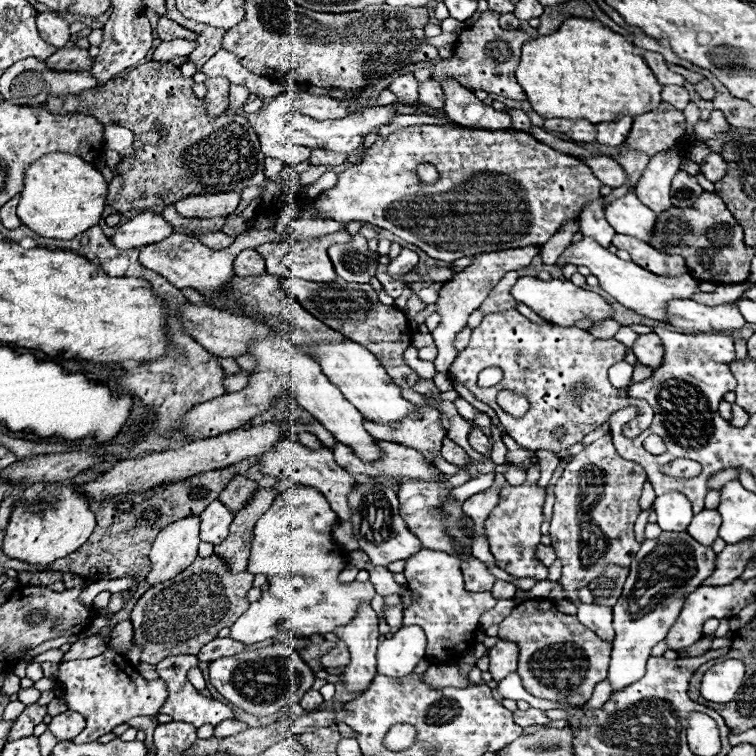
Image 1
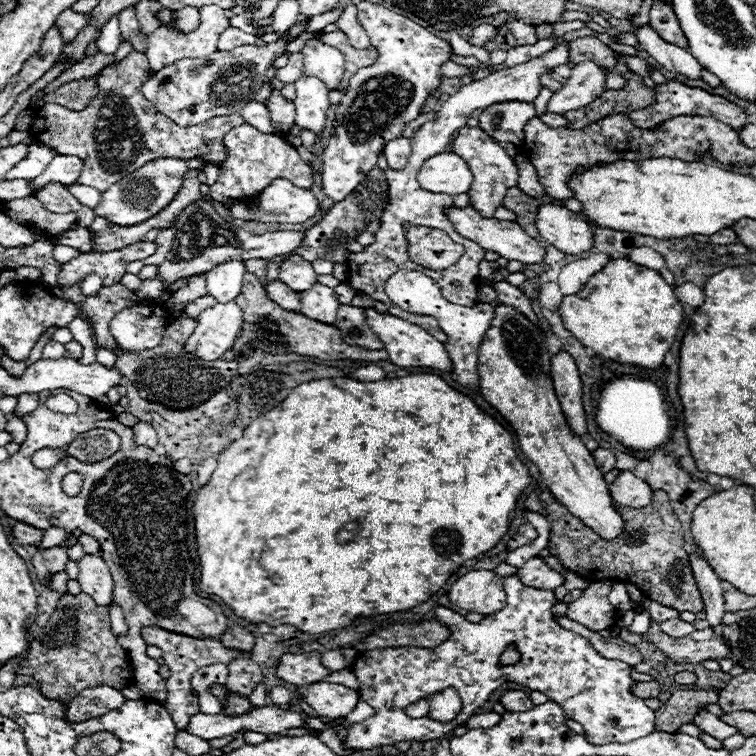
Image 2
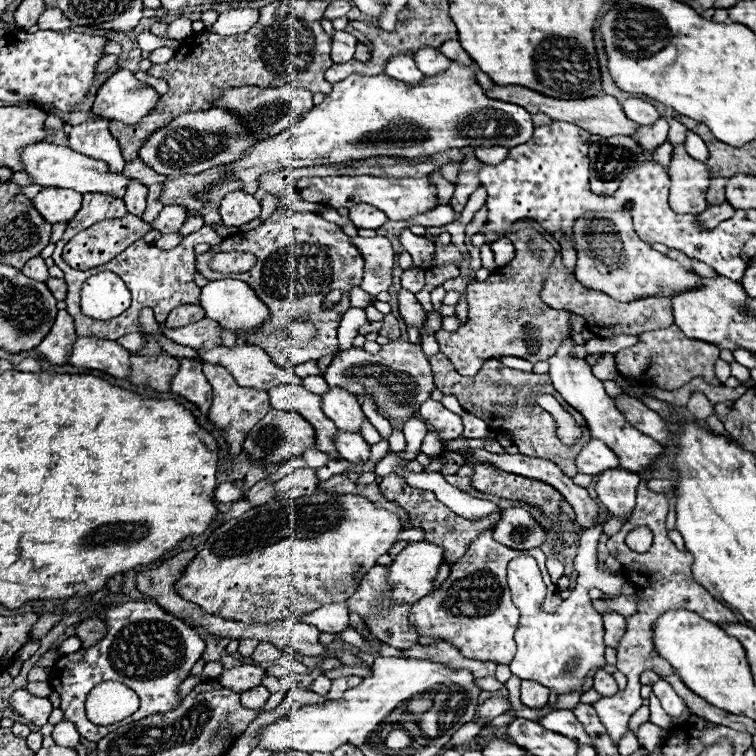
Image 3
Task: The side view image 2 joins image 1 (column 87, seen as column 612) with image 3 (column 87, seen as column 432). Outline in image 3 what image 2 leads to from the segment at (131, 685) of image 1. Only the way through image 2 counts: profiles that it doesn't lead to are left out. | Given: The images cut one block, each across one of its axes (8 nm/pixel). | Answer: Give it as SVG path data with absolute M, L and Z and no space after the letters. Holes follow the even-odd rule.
M126 602L122 606L94 612L92 616L102 618L108 624L108 634L98 644L90 648L80 648L76 654L60 656L52 666L48 684L54 692L62 696L64 720L72 722L80 736L92 742L98 742L108 732L114 732L116 726L96 726L90 724L84 716L86 694L100 684L100 680L120 680L128 684L140 696L140 708L128 720L136 722L144 716L156 712L168 712L180 706L178 686L188 678L190 668L204 652L204 640L200 634L190 628L186 622L164 612L158 604L150 602Z

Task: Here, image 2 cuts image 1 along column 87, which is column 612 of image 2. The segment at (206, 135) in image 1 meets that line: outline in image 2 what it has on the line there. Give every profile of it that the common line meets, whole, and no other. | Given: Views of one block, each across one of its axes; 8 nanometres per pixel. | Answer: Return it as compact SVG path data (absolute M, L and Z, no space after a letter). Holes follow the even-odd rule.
M628 72L628 74L624 74L624 78L626 78L626 88L624 90L606 90L602 96L598 96L588 106L566 112L564 114L566 120L568 120L566 126L572 128L572 130L584 128L584 126L588 126L596 120L602 120L604 116L630 114L630 112L646 108L654 102L652 90L644 86L640 76Z

